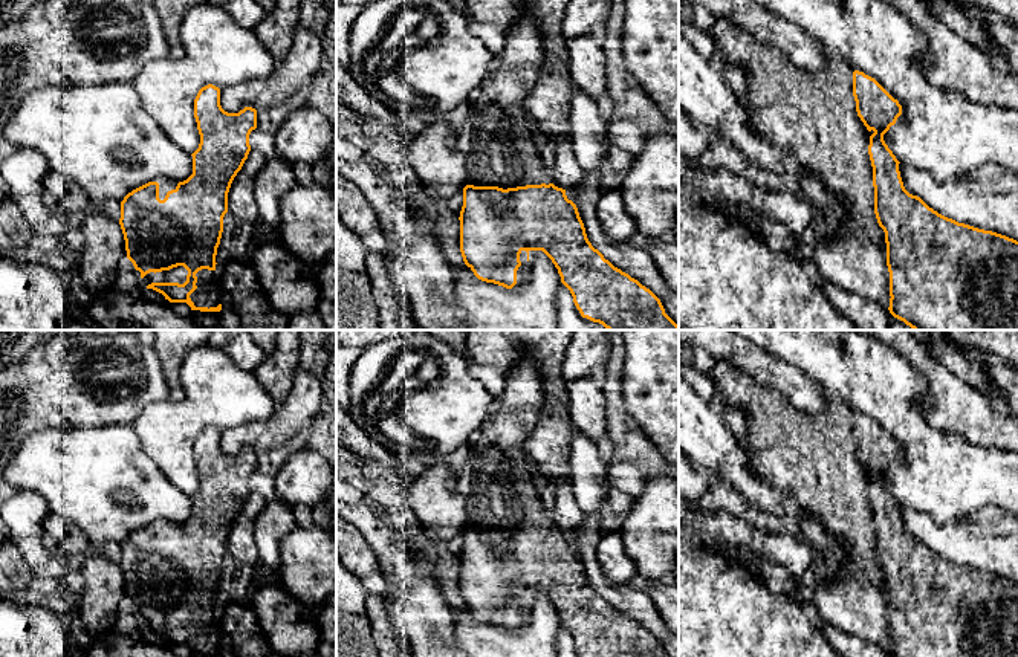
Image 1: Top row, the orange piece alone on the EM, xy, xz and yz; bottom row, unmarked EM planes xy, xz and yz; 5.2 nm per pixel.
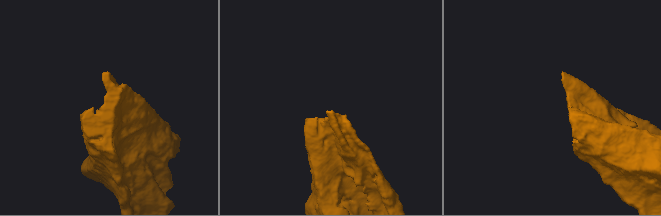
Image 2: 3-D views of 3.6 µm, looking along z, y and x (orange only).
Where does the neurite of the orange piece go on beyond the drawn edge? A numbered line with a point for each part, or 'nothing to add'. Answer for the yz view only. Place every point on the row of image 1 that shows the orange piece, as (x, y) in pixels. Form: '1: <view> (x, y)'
1: yz (810, 116)

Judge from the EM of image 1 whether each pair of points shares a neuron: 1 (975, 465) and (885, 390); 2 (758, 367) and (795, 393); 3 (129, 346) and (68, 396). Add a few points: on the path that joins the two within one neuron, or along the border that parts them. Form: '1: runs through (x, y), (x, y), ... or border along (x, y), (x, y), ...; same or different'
1: runs through (951, 463), (902, 414); same
2: runs through (768, 370), (786, 384); same
3: runs through (112, 362), (98, 376), (83, 376), (80, 379); same

